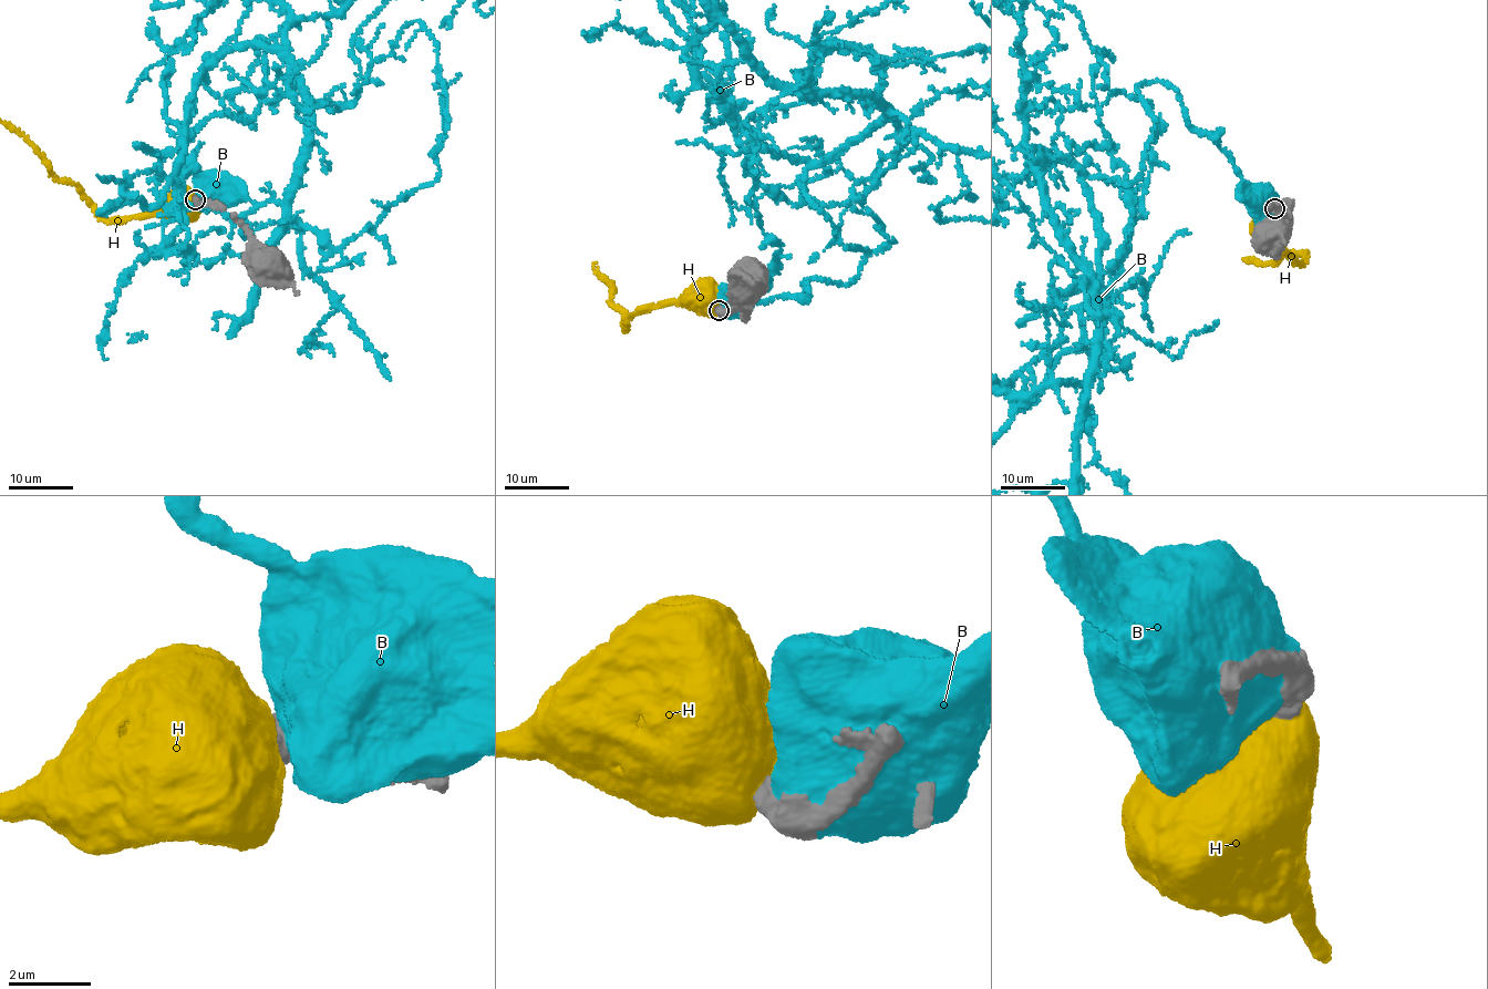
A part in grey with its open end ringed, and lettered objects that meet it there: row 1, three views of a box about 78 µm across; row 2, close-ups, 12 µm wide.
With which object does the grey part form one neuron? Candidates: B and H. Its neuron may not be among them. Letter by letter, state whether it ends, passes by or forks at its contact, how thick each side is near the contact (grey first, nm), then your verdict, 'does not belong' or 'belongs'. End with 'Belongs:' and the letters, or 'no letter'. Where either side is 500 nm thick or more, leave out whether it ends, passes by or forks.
B: 480/1000 nm | does not belong
H: 650/800 nm | does not belong
Belongs: no letter

